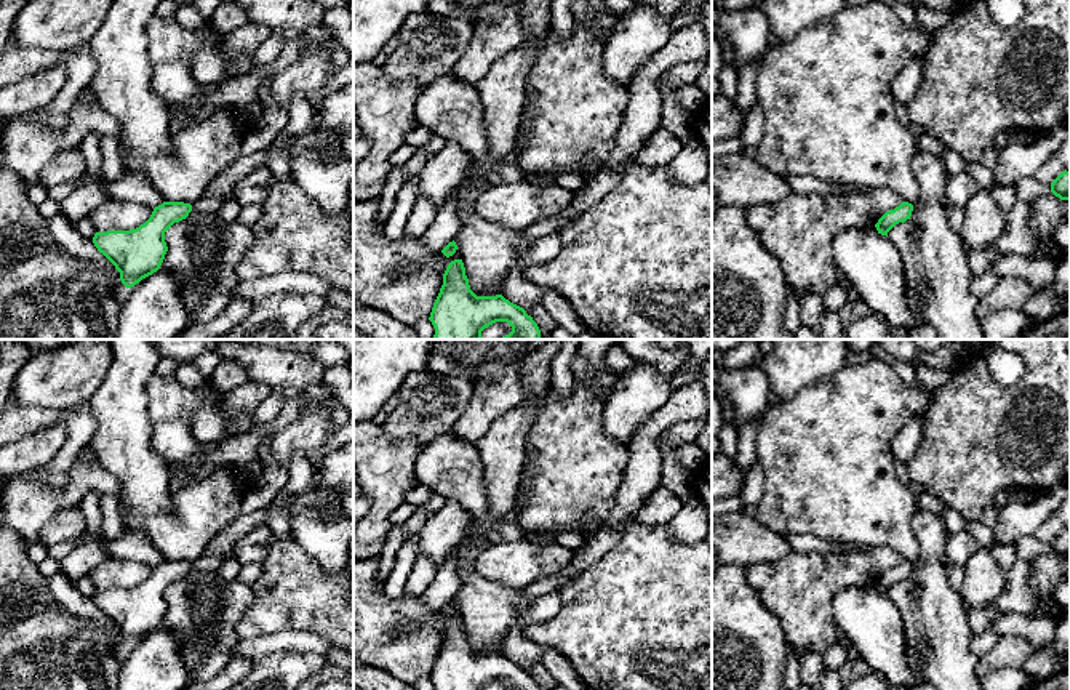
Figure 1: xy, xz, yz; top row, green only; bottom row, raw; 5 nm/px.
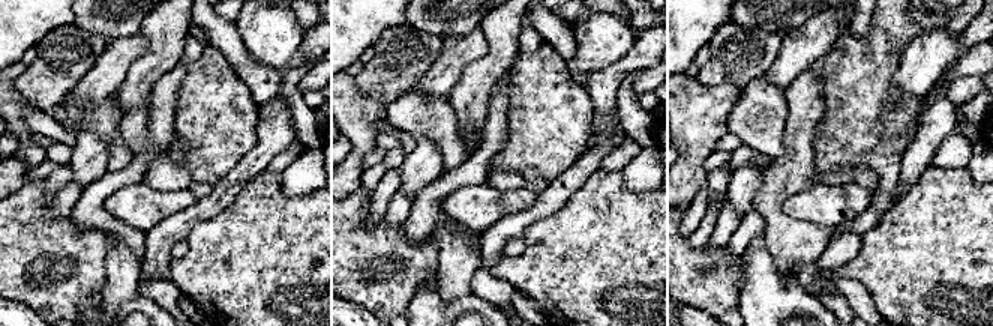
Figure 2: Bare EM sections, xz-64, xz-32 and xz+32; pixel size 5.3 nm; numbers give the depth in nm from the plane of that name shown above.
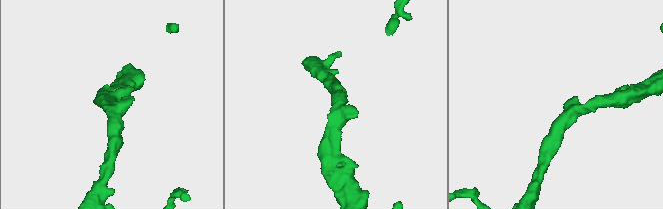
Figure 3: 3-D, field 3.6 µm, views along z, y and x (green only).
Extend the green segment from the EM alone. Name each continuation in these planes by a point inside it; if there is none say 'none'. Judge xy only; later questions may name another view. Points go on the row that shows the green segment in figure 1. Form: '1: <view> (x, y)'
none

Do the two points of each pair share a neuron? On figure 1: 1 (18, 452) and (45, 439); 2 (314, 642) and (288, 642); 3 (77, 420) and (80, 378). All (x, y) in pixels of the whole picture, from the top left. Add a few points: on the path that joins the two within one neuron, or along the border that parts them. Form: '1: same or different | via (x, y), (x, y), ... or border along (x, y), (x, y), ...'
1: same | via (24, 452), (32, 452), (39, 445)
2: same | via (307, 642), (295, 642)
3: different | border along (88, 401), (69, 412)

